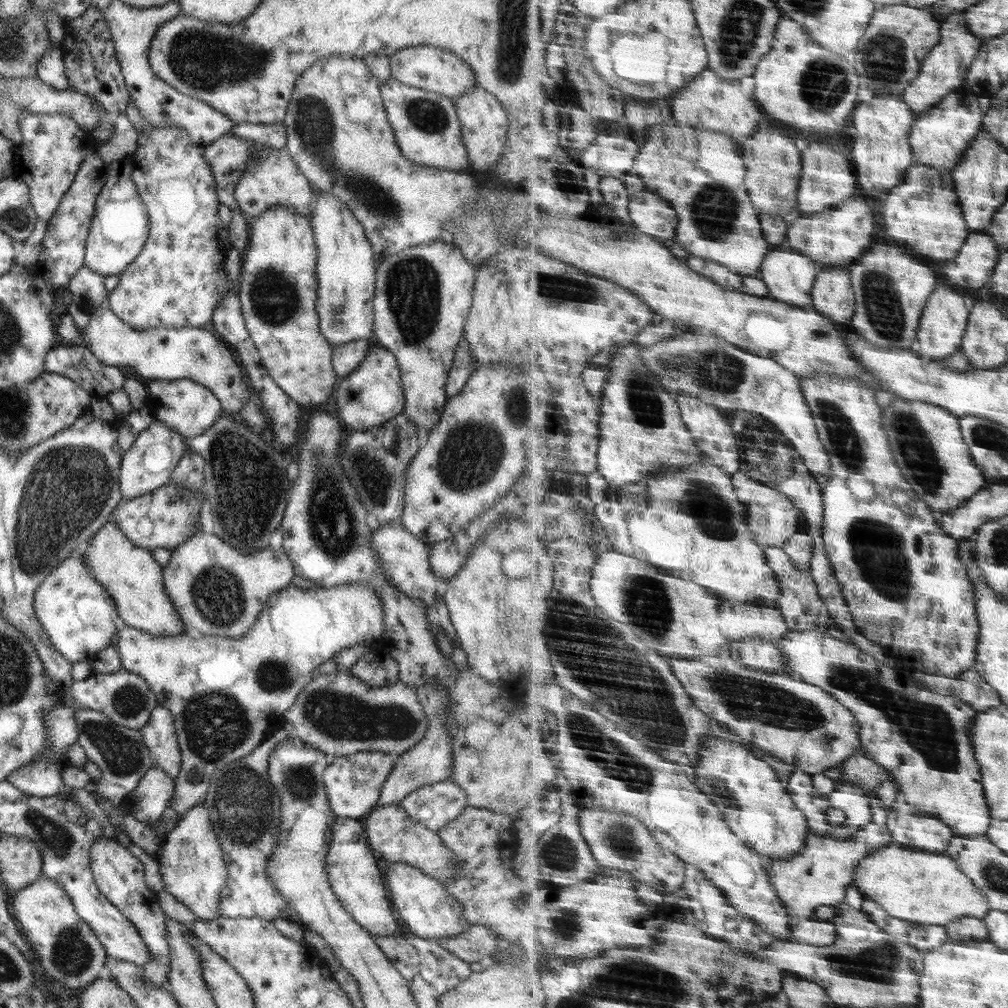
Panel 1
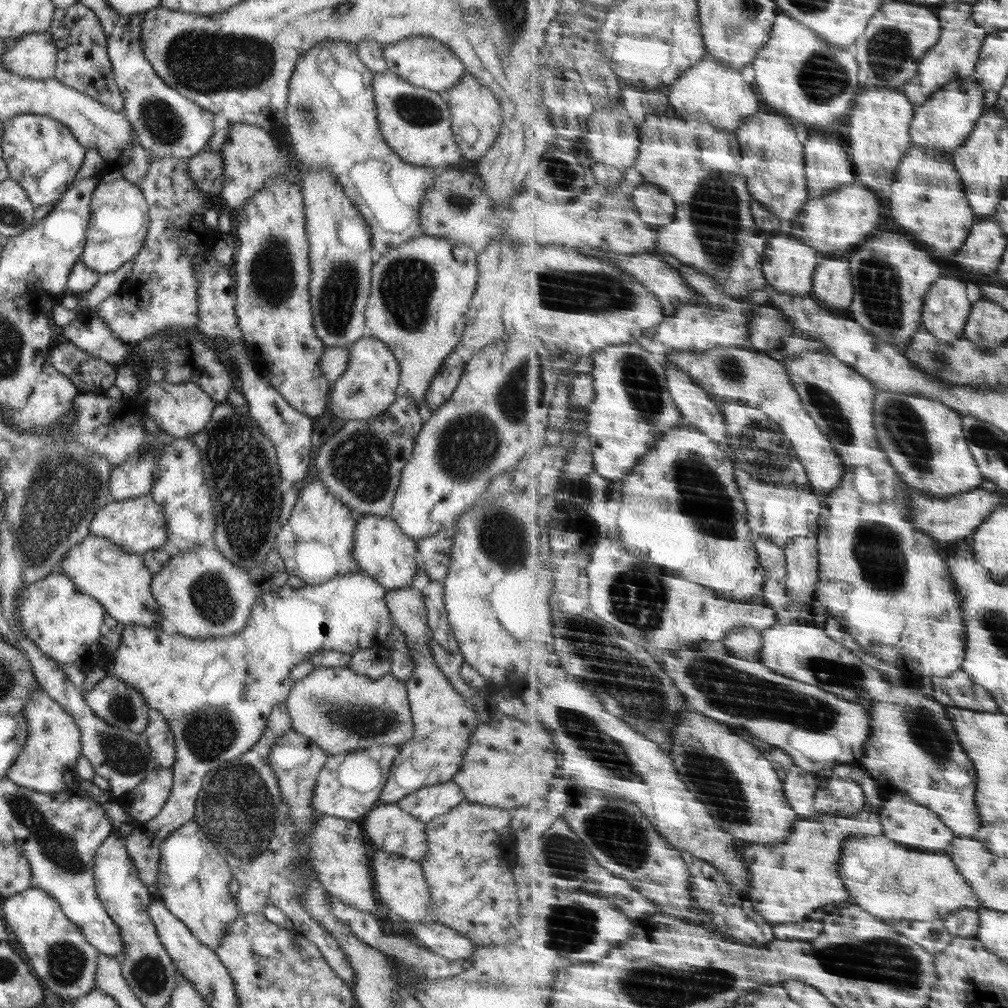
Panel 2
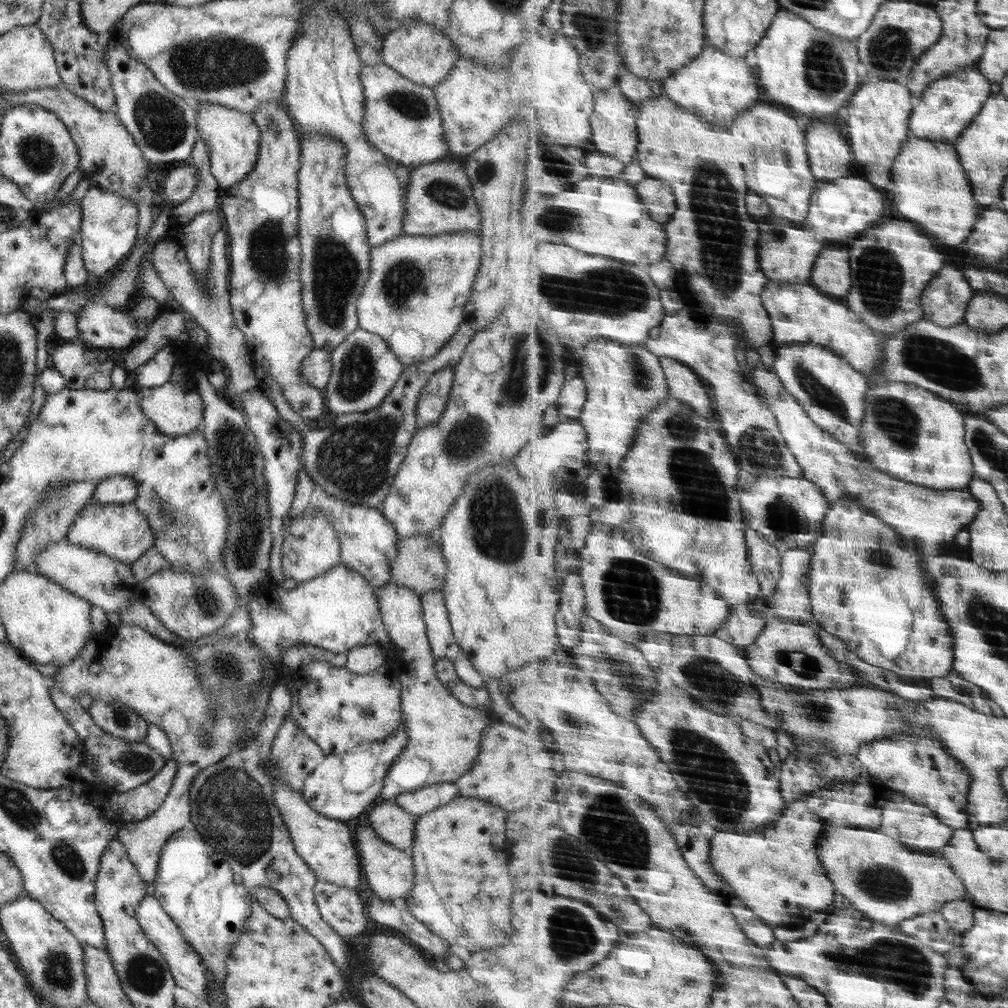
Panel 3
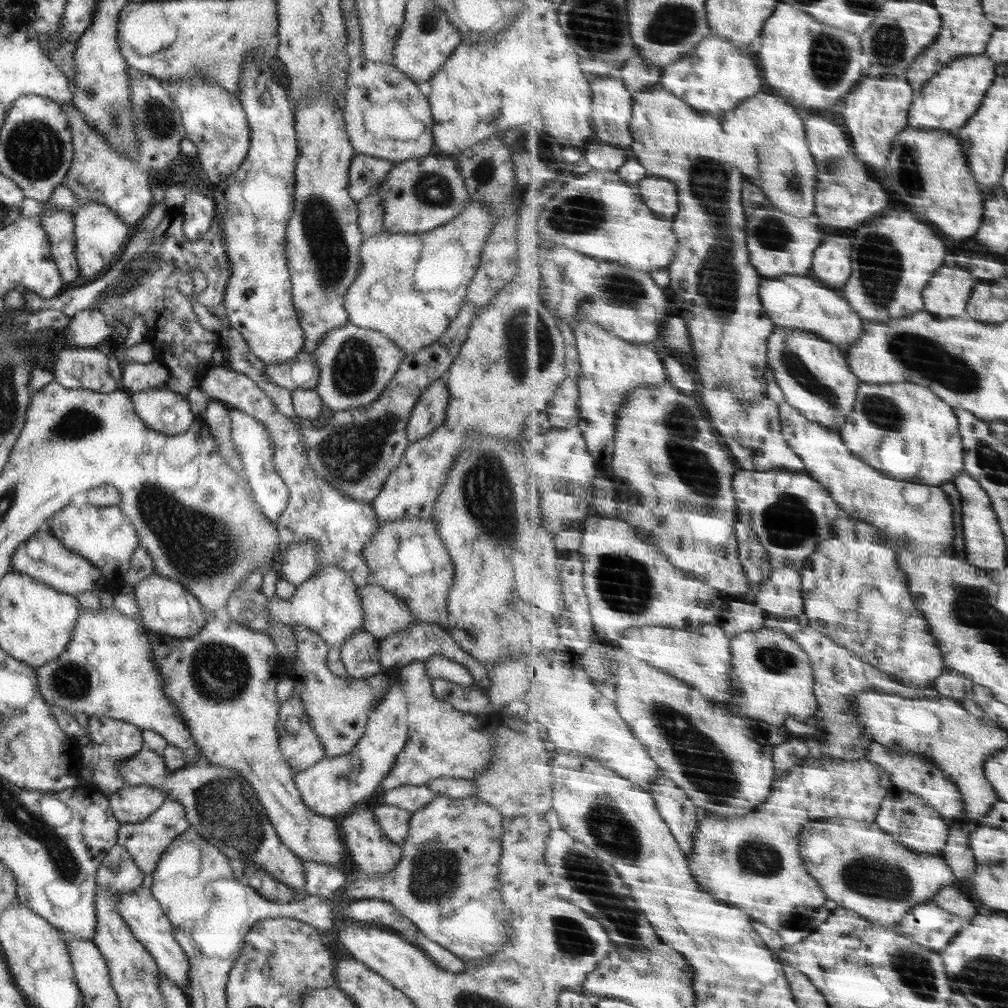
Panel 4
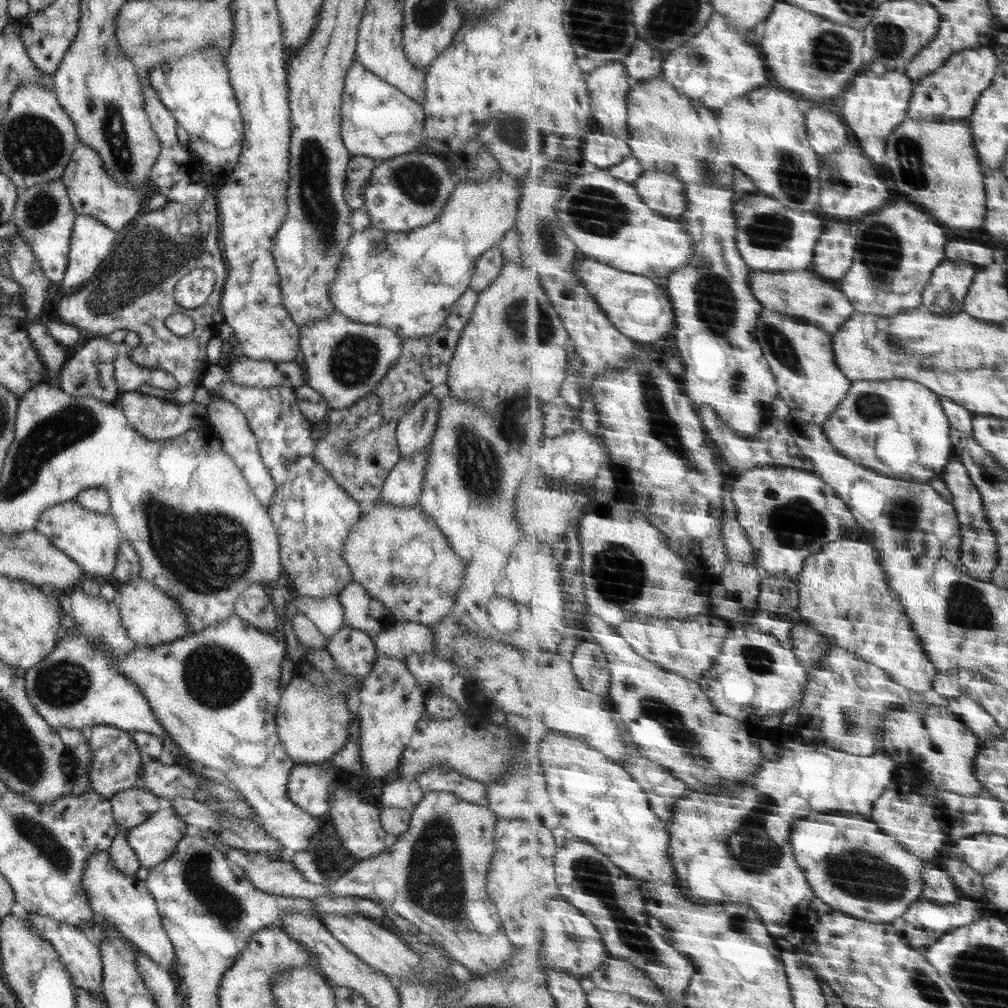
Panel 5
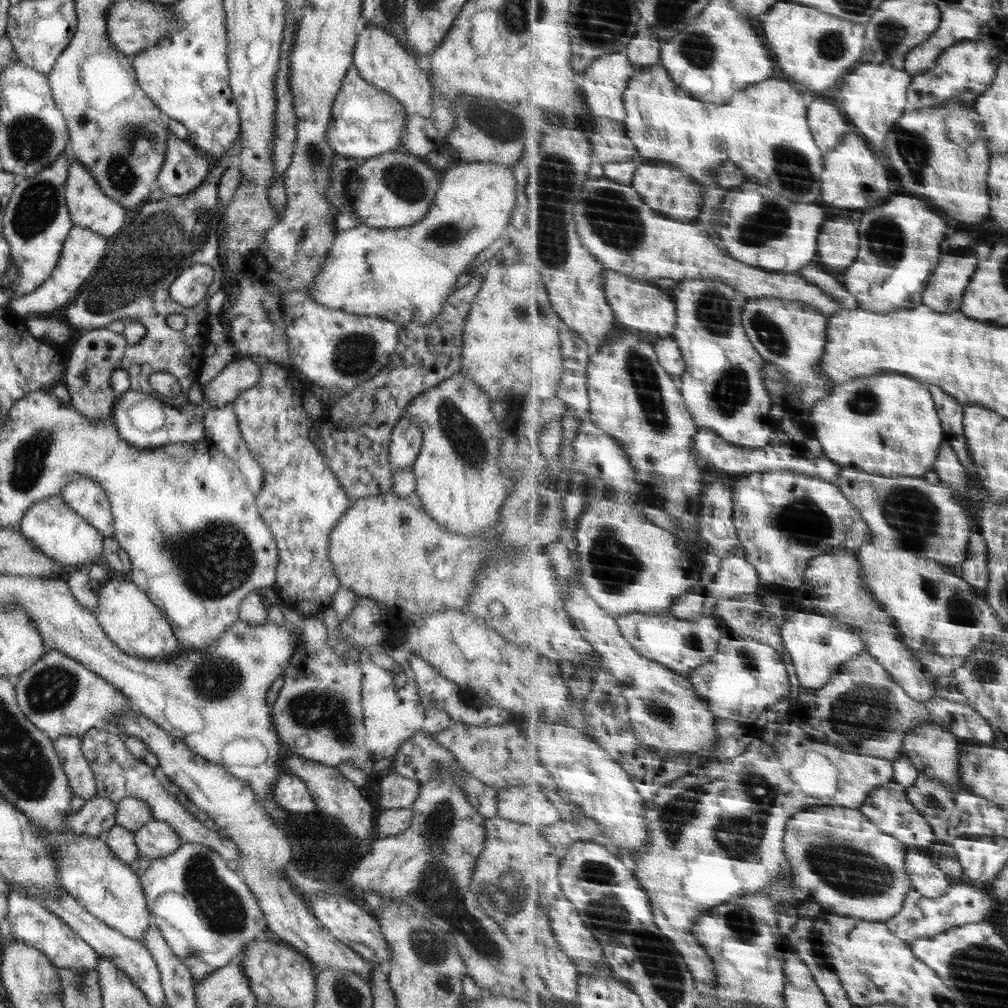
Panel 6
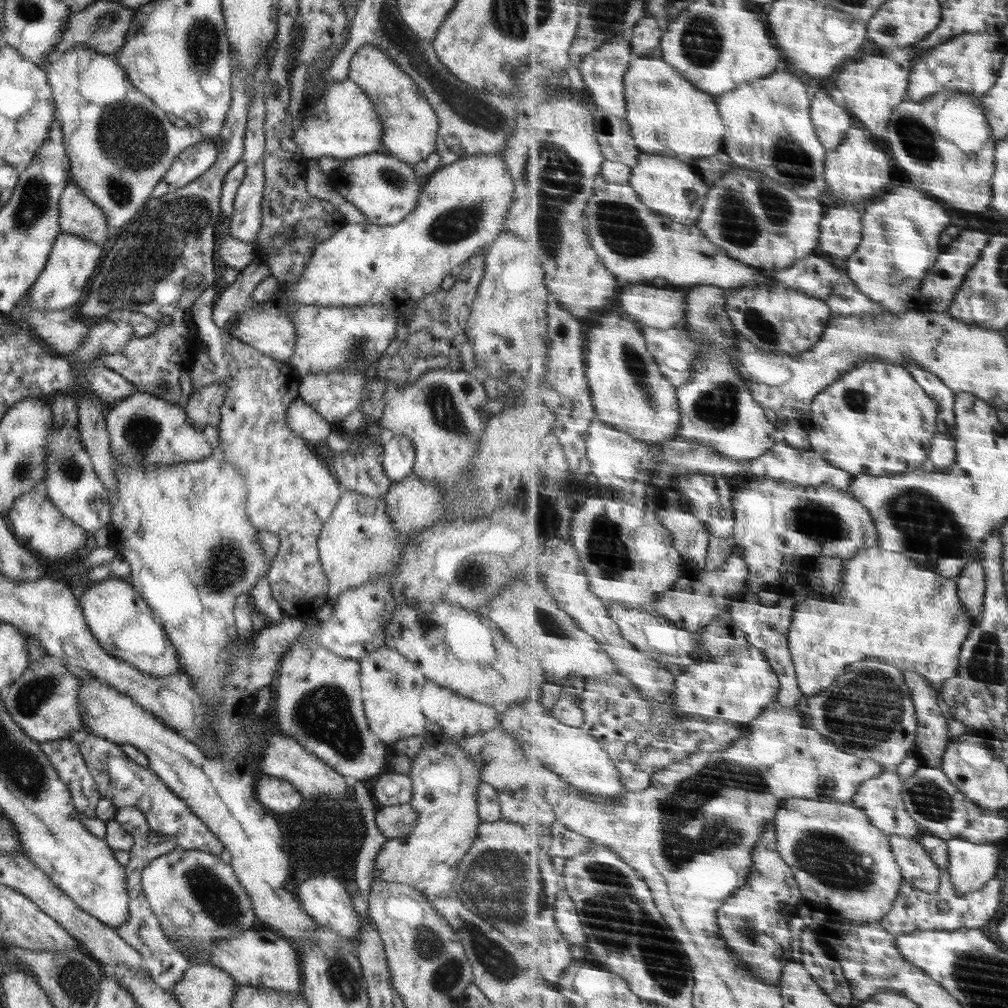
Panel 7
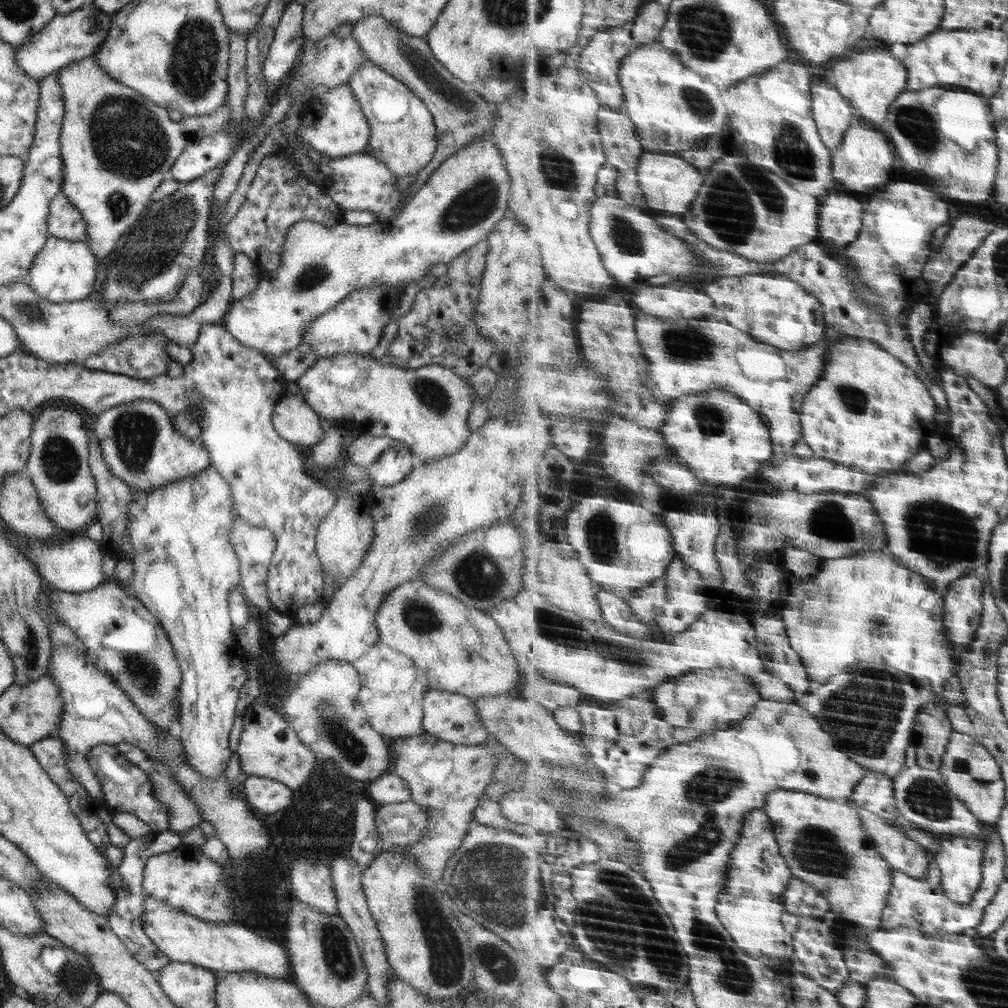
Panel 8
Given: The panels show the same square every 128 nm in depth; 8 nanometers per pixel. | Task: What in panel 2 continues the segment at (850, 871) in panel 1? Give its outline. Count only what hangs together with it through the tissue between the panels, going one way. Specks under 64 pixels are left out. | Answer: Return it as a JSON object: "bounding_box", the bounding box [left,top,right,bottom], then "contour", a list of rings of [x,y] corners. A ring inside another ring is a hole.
{"bounding_box":[738,801,884,924],"contour":[[[868,801],[854,815],[823,813],[801,817],[793,825],[788,839],[782,843],[741,842],[738,850],[748,864],[751,903],[755,904],[756,912],[765,916],[771,924],[803,922],[811,912],[827,904],[844,905],[845,900],[851,900],[840,877],[840,856],[845,841],[853,835],[884,835],[880,814],[869,808]]]}

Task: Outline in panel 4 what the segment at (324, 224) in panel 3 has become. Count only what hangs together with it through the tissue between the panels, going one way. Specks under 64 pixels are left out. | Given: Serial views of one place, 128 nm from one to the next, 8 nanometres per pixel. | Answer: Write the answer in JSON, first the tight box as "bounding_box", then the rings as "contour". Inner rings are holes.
{"bounding_box":[284,90,365,353],"contour":[[[325,90],[320,95],[315,93],[301,99],[293,109],[297,158],[294,166],[293,214],[286,224],[284,255],[291,283],[292,307],[305,338],[302,351],[311,353],[325,332],[349,323],[342,305],[343,295],[360,265],[358,248],[365,236],[357,226],[359,216],[356,202],[349,198],[347,192],[348,168],[355,152],[349,144],[338,102]]]}

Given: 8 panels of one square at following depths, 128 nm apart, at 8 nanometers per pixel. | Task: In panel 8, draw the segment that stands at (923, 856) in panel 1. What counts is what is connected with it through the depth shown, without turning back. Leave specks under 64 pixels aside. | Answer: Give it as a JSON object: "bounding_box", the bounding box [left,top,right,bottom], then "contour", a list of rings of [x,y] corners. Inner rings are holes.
{"bounding_box":[764,789,893,932],"contour":[[[783,789],[768,794],[764,811],[773,821],[780,853],[784,855],[792,874],[817,887],[821,896],[829,899],[831,912],[837,914],[842,921],[849,920],[849,923],[865,926],[865,930],[869,932],[881,930],[883,910],[887,908],[893,886],[893,868],[890,862],[877,852],[874,842],[864,829],[859,811],[845,799],[823,798],[816,794]]]}

